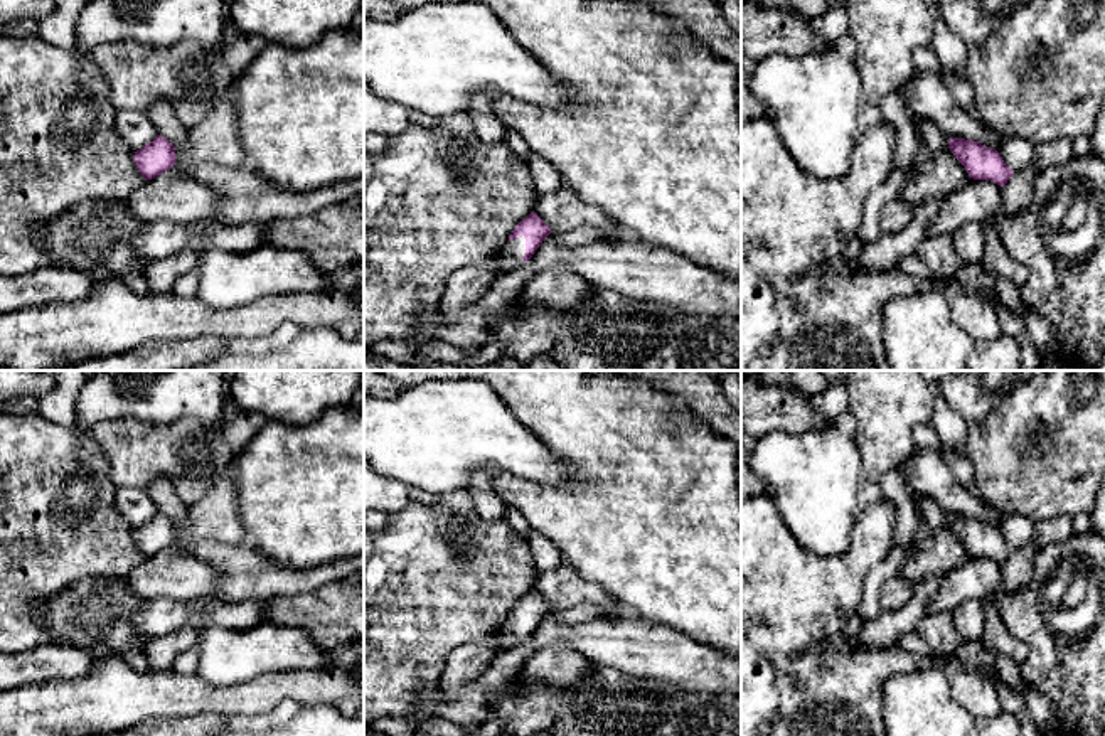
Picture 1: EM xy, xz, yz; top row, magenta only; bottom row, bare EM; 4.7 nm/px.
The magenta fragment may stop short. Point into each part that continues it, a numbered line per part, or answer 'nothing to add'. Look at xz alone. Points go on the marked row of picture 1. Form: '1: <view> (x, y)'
1: xz (511, 255)

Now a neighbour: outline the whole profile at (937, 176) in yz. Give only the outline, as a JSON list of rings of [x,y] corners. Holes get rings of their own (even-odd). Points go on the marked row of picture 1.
[[[918,140],[911,165],[915,173],[906,180],[899,199],[915,207],[928,200],[945,199],[972,180],[950,148],[935,153],[921,140]]]

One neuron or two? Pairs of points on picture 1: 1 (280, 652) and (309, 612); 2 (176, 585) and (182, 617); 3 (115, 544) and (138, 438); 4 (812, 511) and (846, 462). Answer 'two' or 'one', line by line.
1: two
2: two
3: two
4: one

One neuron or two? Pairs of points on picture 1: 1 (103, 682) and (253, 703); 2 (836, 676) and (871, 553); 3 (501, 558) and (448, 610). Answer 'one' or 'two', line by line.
1: one
2: two
3: one

